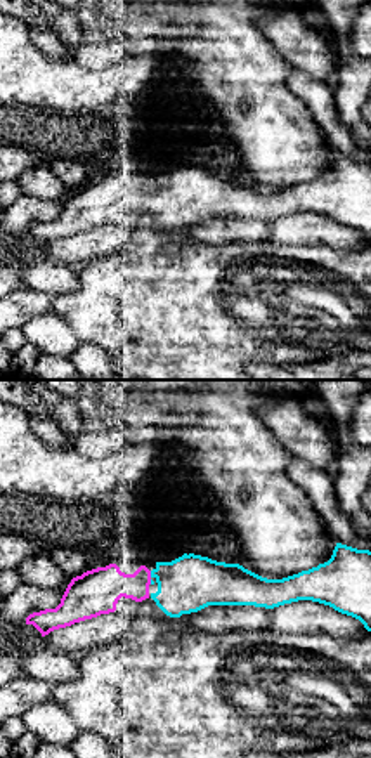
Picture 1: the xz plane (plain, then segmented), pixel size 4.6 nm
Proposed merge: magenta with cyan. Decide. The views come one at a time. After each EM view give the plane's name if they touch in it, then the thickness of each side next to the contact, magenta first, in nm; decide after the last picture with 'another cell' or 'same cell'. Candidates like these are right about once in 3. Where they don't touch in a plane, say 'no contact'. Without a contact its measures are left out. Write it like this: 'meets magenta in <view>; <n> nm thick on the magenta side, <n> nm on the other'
meets magenta in xz; 200 nm thick on the magenta side, 260 nm on the other

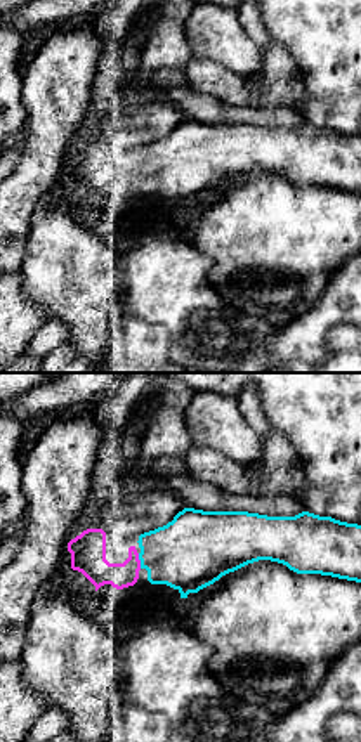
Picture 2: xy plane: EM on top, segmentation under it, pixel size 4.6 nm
meets magenta in xy; 160 nm thick on the magenta side, 340 nm on the other

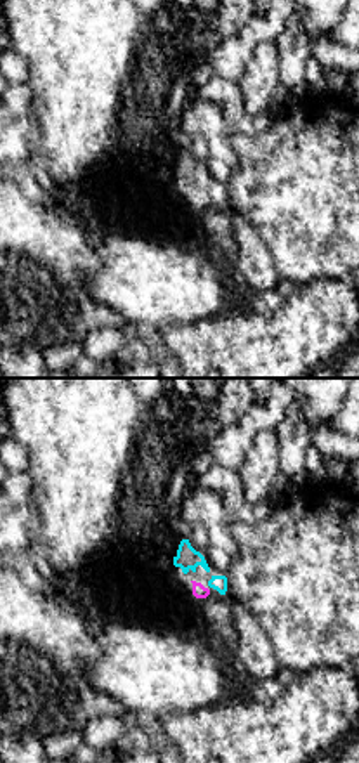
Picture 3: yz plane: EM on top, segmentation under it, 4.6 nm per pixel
no contact

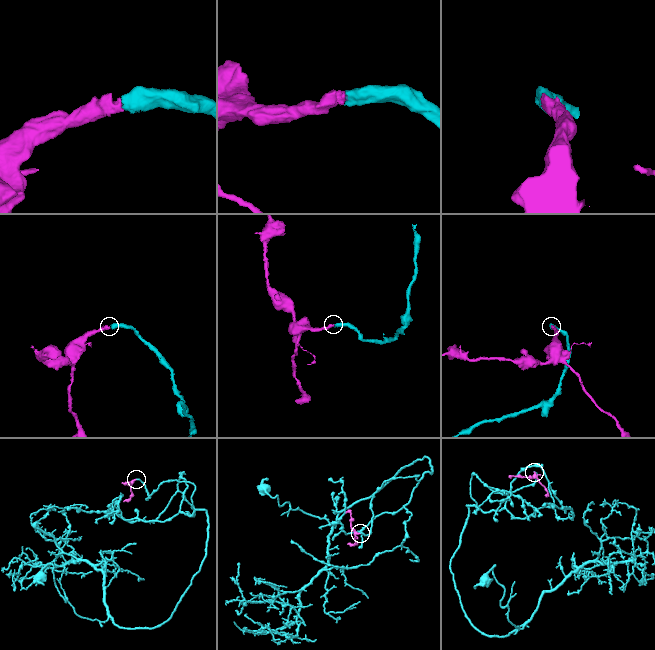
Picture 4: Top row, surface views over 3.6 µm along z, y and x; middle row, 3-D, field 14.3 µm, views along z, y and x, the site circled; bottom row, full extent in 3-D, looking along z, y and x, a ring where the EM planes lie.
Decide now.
same cell

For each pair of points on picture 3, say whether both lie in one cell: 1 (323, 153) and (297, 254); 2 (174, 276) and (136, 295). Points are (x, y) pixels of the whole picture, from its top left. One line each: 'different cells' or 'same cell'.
1: same cell
2: same cell

